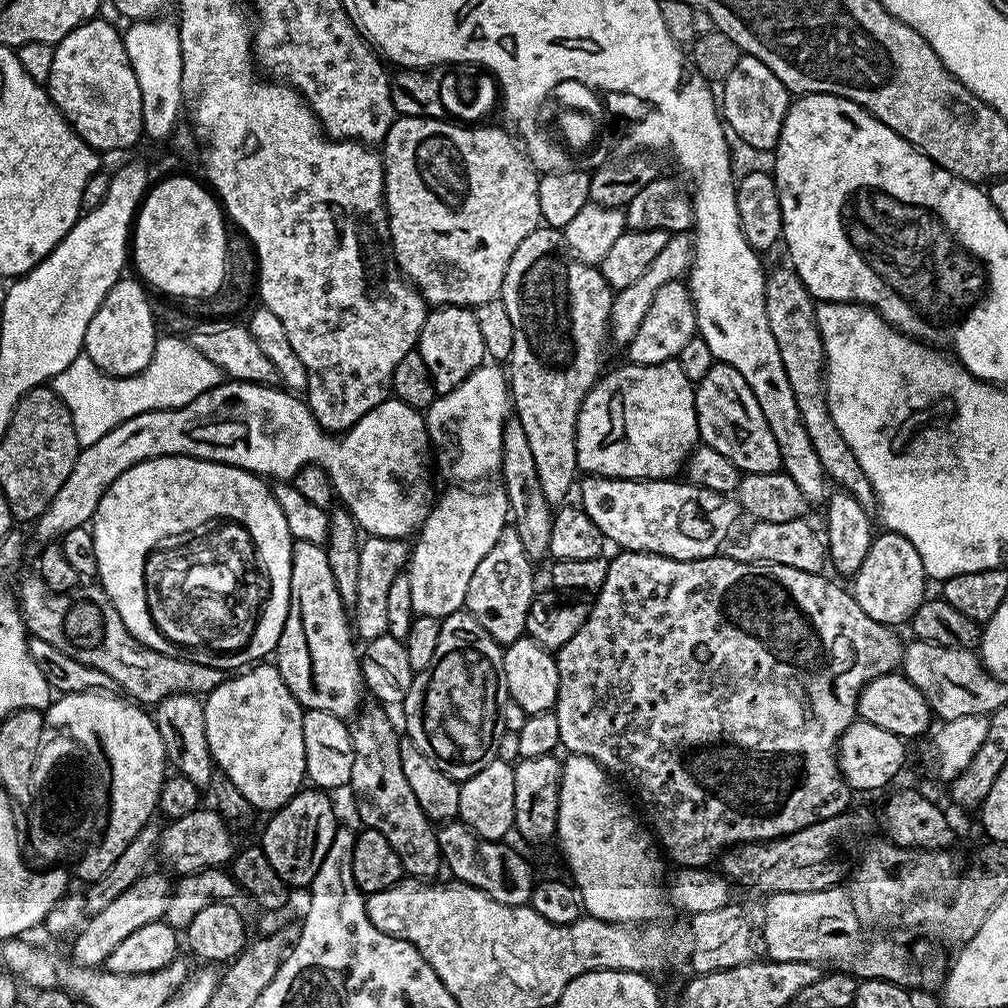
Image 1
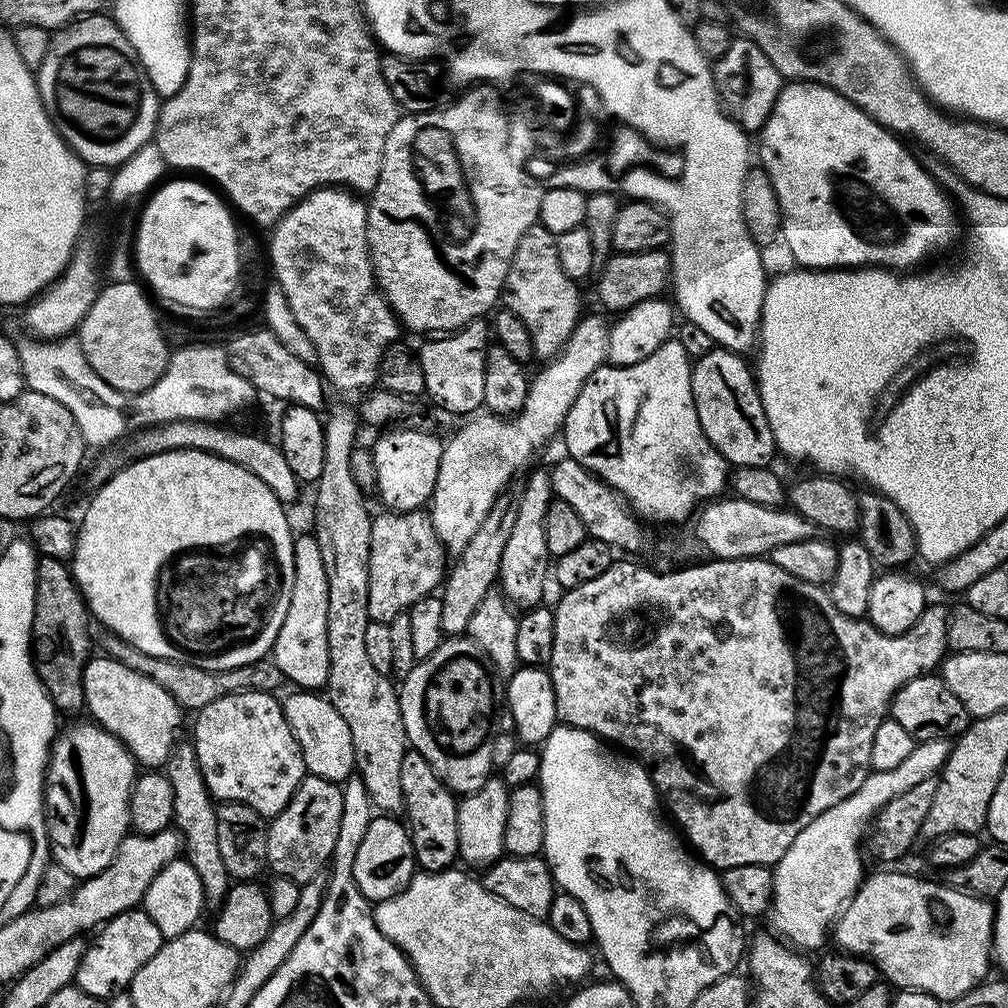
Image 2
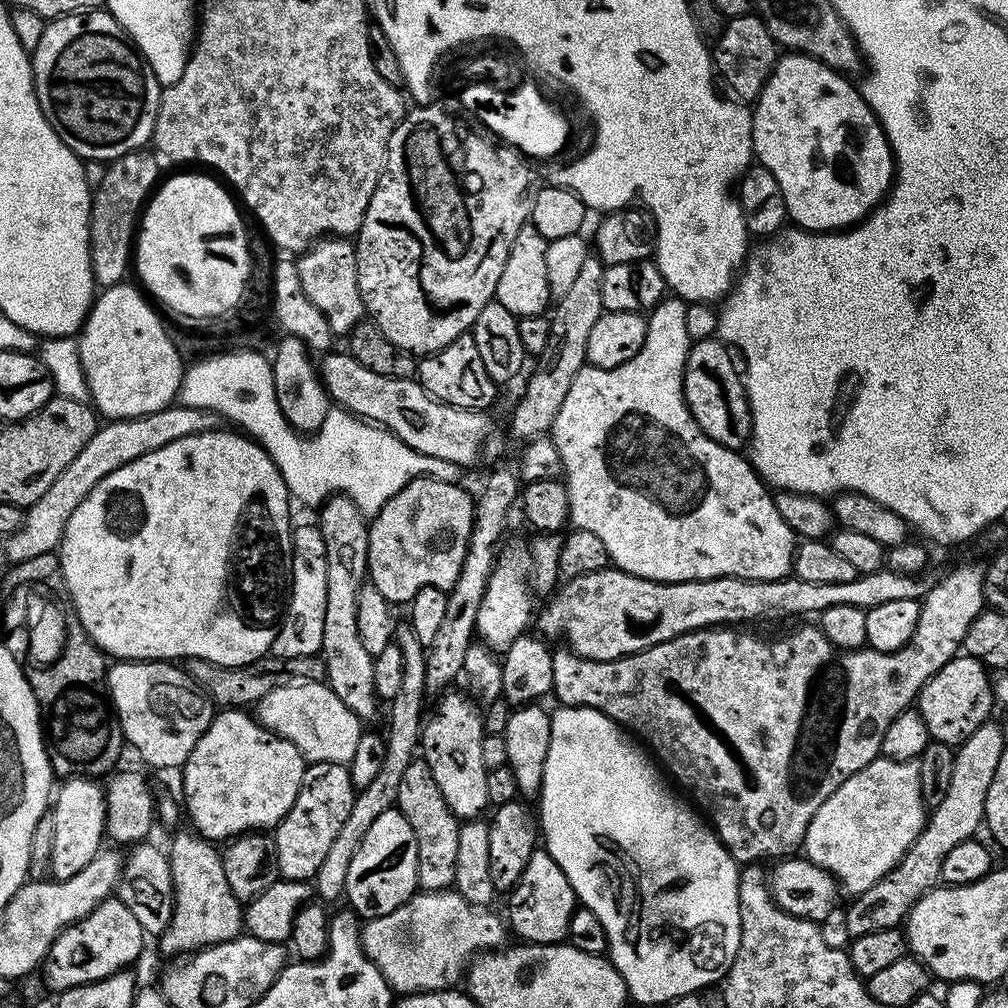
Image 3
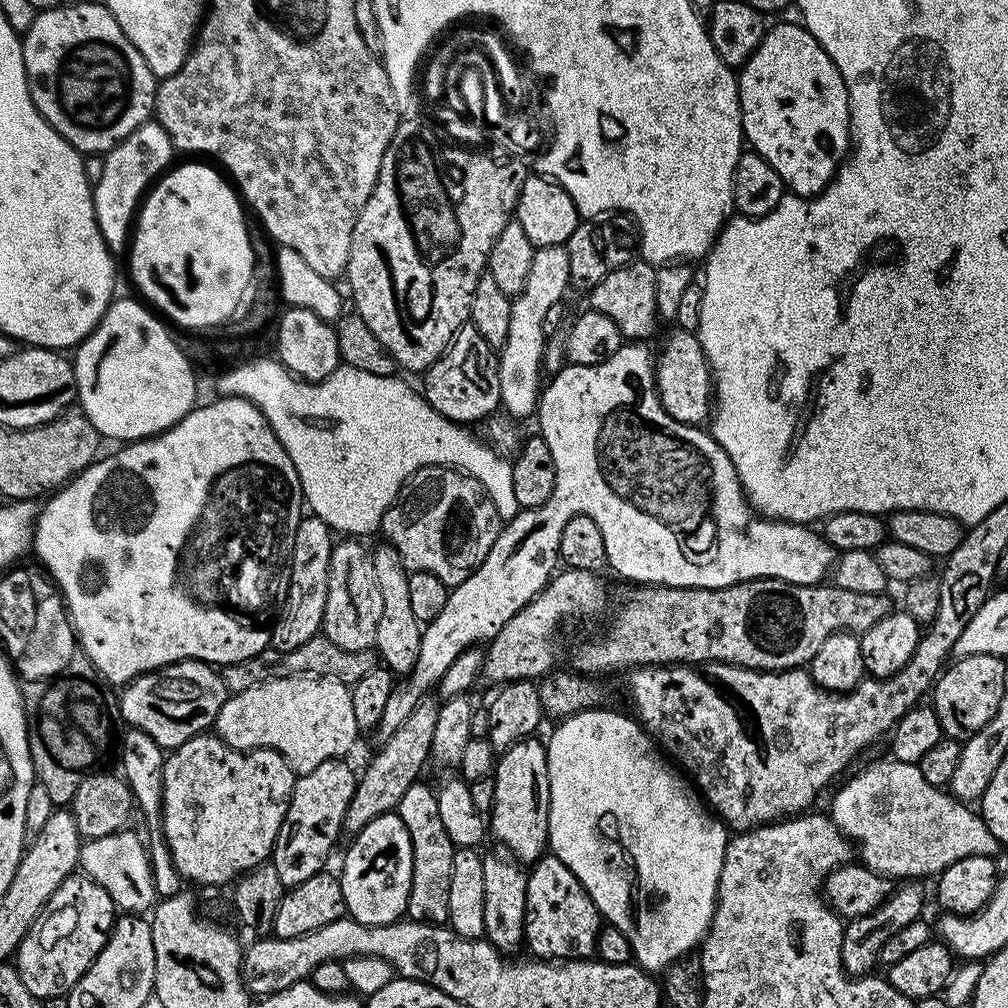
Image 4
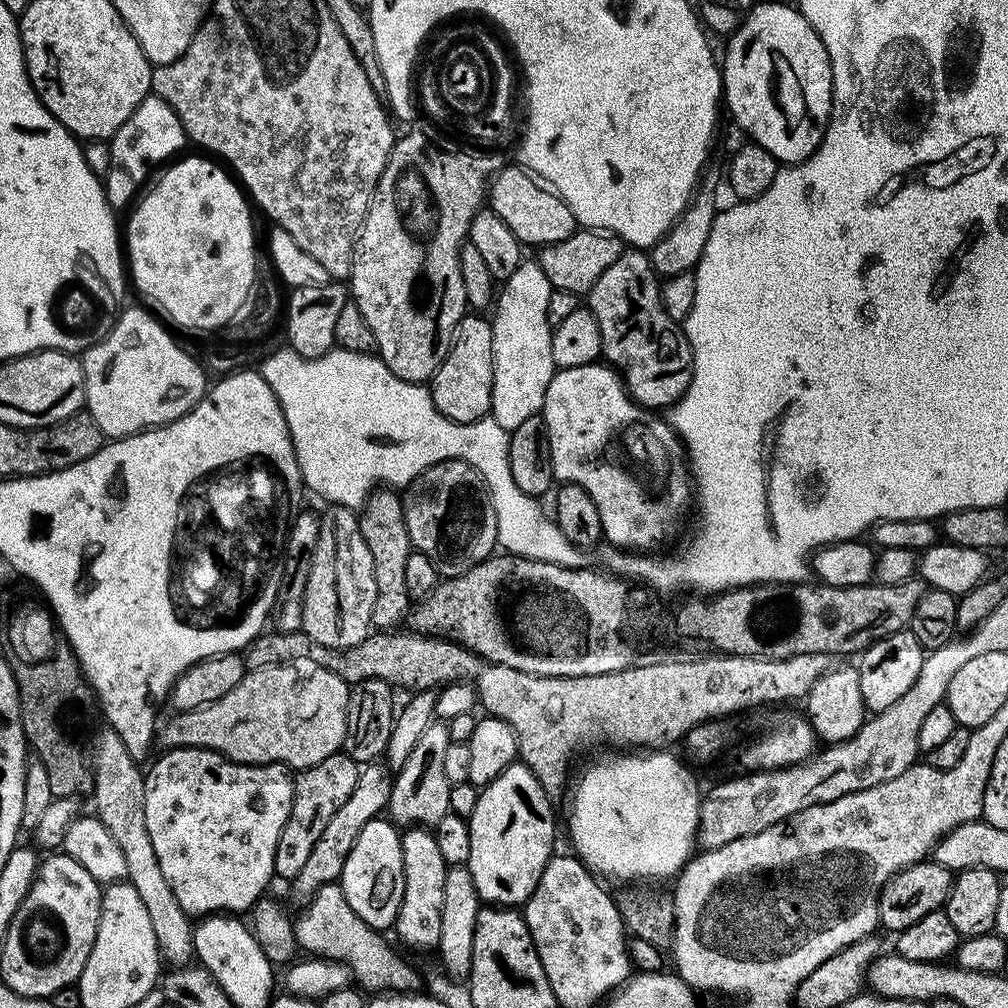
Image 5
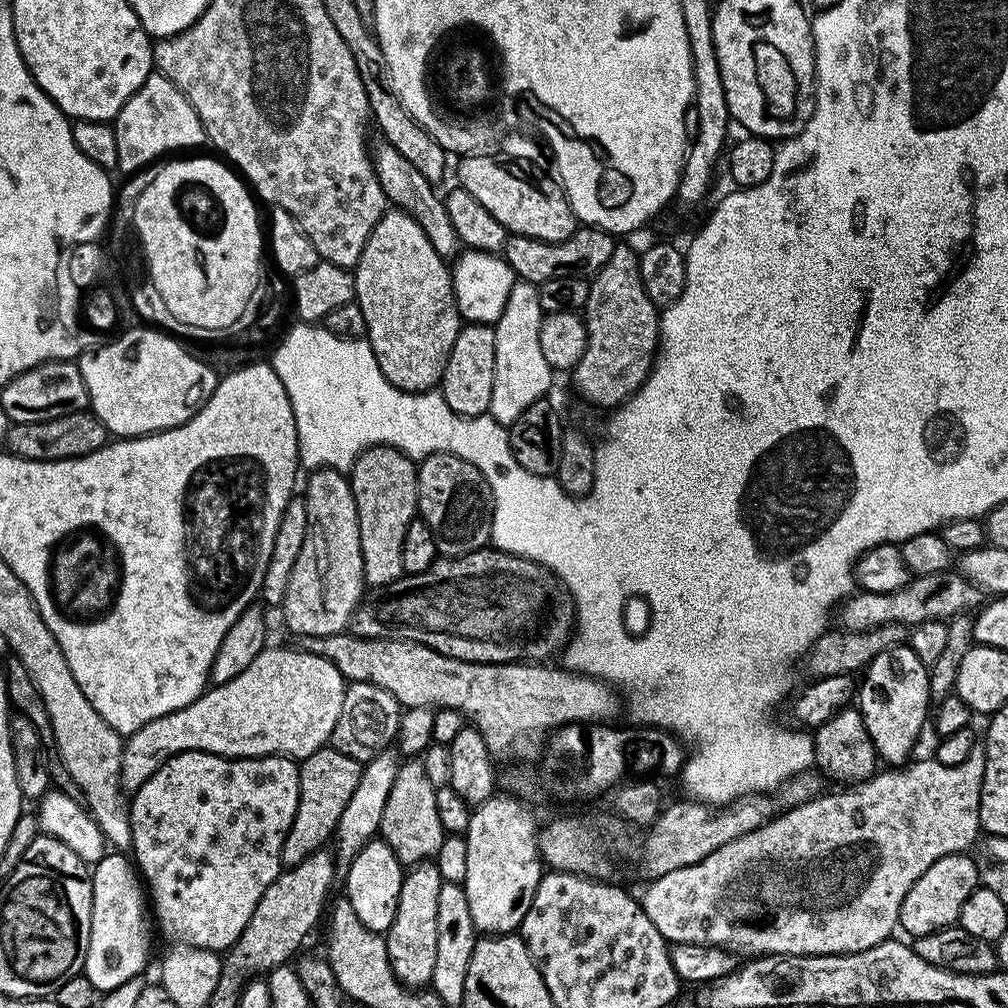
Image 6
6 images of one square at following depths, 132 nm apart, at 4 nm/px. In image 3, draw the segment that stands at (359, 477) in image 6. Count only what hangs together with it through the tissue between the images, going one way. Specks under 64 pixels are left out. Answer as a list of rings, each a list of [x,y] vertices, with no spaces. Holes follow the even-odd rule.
[[[411,626],[397,627],[394,632],[394,642],[402,650],[402,686],[398,694],[387,705],[388,708],[388,732],[386,731],[386,758],[382,758],[382,767],[378,769],[378,778],[370,782],[370,786],[359,789],[356,801],[352,803],[350,815],[338,830],[338,838],[334,838],[326,859],[322,866],[318,866],[314,877],[314,892],[321,901],[341,899],[346,890],[346,873],[350,870],[350,862],[354,862],[354,854],[358,854],[358,846],[362,846],[362,838],[366,838],[366,830],[378,818],[378,814],[386,814],[386,810],[394,807],[398,798],[398,786],[402,783],[402,773],[406,766],[417,759],[420,748],[420,733],[422,731],[422,717],[425,715],[424,699],[426,693],[424,683],[426,682],[426,645],[418,642],[418,634],[414,634]],[[421,715],[421,716],[420,716]],[[316,884],[316,888],[315,888]]]

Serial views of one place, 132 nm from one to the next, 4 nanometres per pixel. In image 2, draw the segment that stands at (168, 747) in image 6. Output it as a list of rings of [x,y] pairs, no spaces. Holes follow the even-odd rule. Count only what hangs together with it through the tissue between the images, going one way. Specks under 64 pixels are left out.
[[[292,690],[288,697],[283,697],[282,703],[286,722],[290,722],[290,730],[298,742],[298,746],[304,752],[304,767],[307,775],[337,782],[343,782],[353,775],[356,763],[354,762],[354,742],[350,742],[350,726],[346,726],[342,714],[338,714],[338,710],[334,710],[332,703],[323,695],[312,690]]]

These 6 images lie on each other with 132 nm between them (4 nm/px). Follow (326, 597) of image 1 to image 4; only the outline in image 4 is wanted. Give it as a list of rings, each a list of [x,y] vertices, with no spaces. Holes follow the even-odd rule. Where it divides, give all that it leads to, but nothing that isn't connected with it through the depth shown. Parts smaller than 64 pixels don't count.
[[[308,514],[301,519],[294,534],[288,593],[280,608],[280,615],[276,618],[276,624],[272,627],[271,647],[280,652],[298,650],[302,642],[310,642],[310,638],[314,638],[321,631],[326,610],[326,590],[333,543],[334,533],[326,522],[322,522],[322,518]]]

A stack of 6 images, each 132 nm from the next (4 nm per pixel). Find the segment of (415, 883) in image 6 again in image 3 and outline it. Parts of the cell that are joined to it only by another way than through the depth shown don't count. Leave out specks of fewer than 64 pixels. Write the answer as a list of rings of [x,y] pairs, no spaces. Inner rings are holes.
[[[417,758],[406,766],[402,773],[402,783],[398,786],[398,798],[395,807],[410,822],[414,829],[414,842],[418,842],[417,885],[425,892],[442,892],[454,885],[454,866],[458,859],[458,830],[461,821],[446,806],[446,798],[442,798],[442,790],[438,790],[438,782],[434,782],[434,774],[430,774],[430,766],[423,758]]]

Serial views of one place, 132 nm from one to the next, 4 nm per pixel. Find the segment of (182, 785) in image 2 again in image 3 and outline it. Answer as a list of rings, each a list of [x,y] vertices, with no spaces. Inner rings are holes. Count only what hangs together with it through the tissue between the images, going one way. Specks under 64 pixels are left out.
[[[177,831],[172,845],[166,848],[172,875],[172,917],[158,944],[168,958],[180,958],[211,944],[233,940],[244,928],[244,908],[234,890],[230,890],[230,882],[226,882],[221,849],[199,832],[187,831]]]

